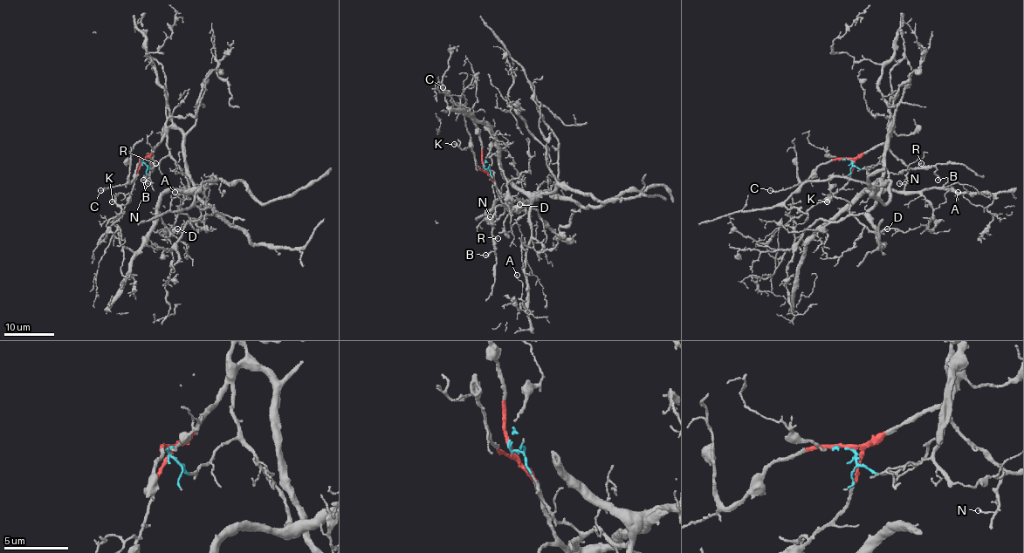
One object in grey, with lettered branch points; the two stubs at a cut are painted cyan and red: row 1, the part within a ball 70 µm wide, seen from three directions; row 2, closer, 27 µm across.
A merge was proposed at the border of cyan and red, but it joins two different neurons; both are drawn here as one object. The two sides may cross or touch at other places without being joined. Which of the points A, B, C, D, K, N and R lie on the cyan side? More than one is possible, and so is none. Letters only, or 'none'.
A, D

